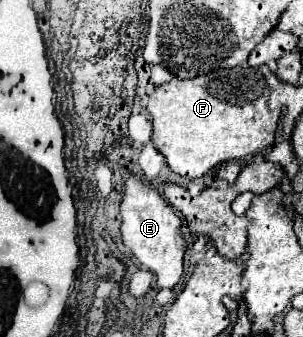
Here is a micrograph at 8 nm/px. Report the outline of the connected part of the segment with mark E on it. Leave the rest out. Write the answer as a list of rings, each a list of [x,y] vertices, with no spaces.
[[[133,175],[127,179],[127,189],[121,201],[121,237],[133,257],[157,277],[157,289],[173,289],[183,275],[183,255],[187,245],[179,225],[183,225],[181,219],[157,189],[147,187],[147,183]]]

